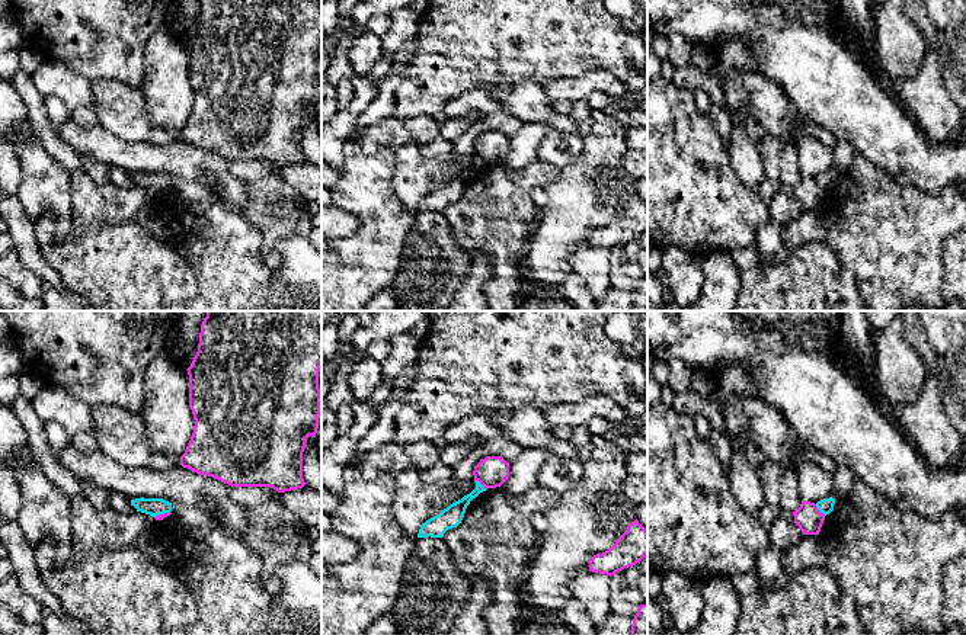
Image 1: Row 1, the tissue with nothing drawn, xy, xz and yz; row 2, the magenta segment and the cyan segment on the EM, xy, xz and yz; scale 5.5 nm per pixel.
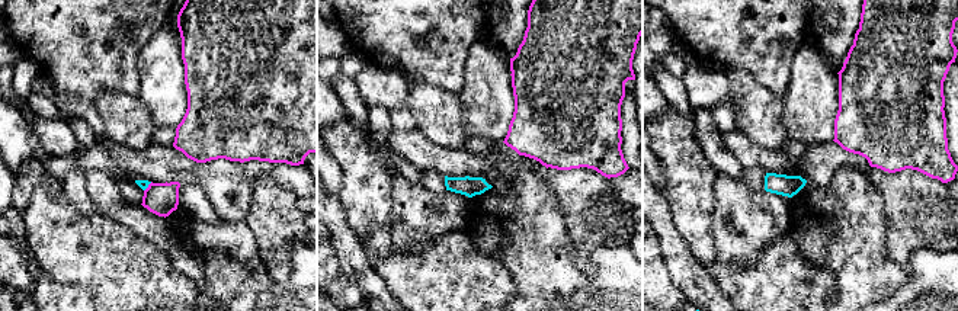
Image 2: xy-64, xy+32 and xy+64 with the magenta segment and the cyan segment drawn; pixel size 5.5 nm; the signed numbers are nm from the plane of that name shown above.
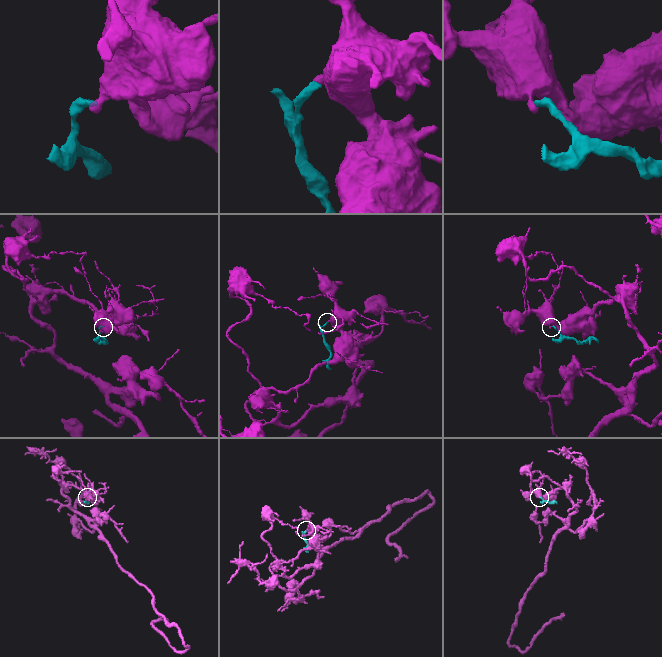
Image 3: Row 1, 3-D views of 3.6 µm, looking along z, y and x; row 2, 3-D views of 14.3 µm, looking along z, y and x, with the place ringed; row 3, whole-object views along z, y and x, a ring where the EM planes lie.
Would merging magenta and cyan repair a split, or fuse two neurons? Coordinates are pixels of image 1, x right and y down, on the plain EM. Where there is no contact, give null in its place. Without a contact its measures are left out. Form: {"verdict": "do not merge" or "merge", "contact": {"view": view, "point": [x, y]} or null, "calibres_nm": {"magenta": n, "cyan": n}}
{"verdict": "do not merge", "contact": {"view": "xz", "point": [480, 157]}, "calibres_nm": {"magenta": 170, "cyan": 120}}

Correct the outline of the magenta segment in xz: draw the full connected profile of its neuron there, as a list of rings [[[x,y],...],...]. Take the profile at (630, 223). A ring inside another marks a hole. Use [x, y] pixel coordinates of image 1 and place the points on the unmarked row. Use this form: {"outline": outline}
{"outline": [[[636,193],[617,217],[605,227],[596,228],[589,235],[589,246],[614,250],[633,241],[647,231],[647,205]]]}

